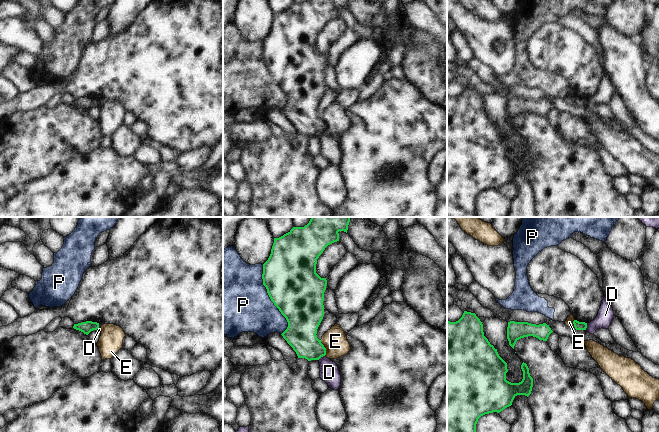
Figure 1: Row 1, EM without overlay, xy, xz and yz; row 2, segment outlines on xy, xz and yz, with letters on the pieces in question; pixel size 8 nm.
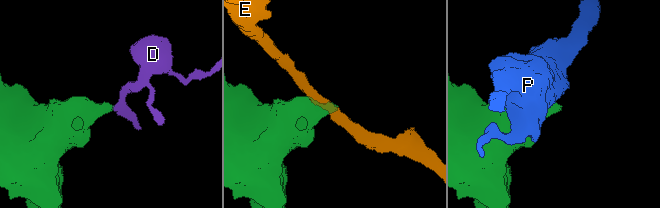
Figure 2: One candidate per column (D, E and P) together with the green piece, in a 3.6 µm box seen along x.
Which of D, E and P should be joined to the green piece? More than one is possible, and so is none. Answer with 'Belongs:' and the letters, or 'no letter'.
Belongs: no letter

